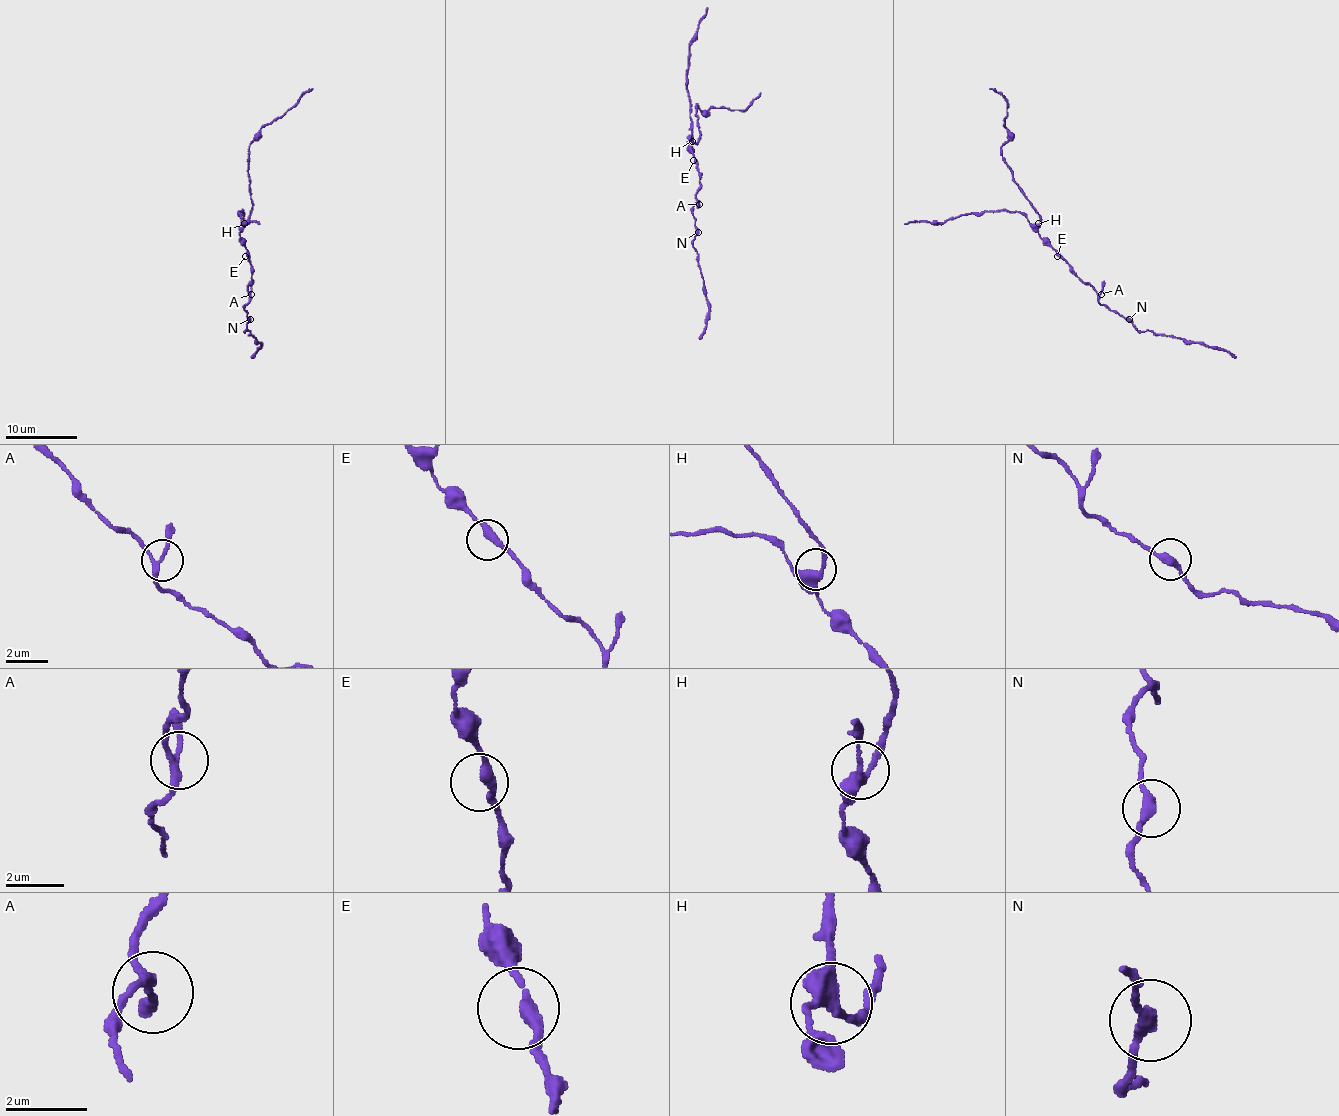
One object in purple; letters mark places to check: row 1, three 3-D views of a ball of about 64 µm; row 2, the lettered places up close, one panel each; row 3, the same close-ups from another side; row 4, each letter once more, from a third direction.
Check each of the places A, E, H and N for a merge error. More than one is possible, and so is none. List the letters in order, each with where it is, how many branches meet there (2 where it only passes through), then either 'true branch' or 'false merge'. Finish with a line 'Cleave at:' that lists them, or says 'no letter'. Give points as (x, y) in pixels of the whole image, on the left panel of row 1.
A: place (251, 294); branches 3; true branch
E: place (245, 256); branches 2; true branch
H: place (244, 223); branches 3; true branch
N: place (250, 319); branches 2; true branch
Cleave at: no letter

